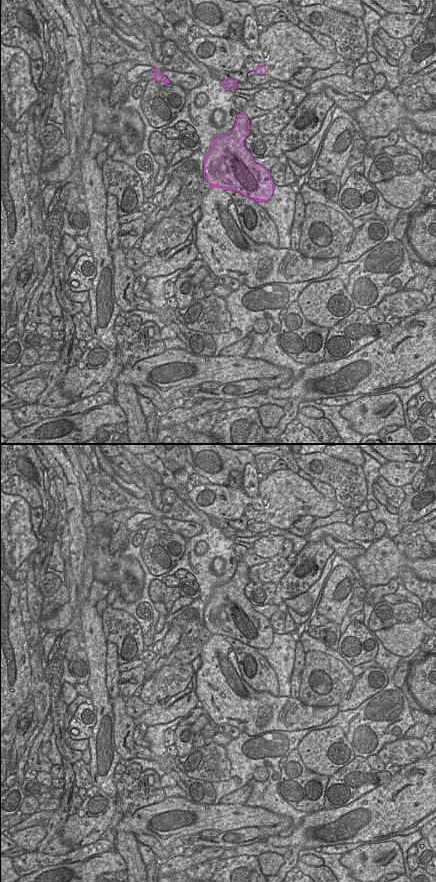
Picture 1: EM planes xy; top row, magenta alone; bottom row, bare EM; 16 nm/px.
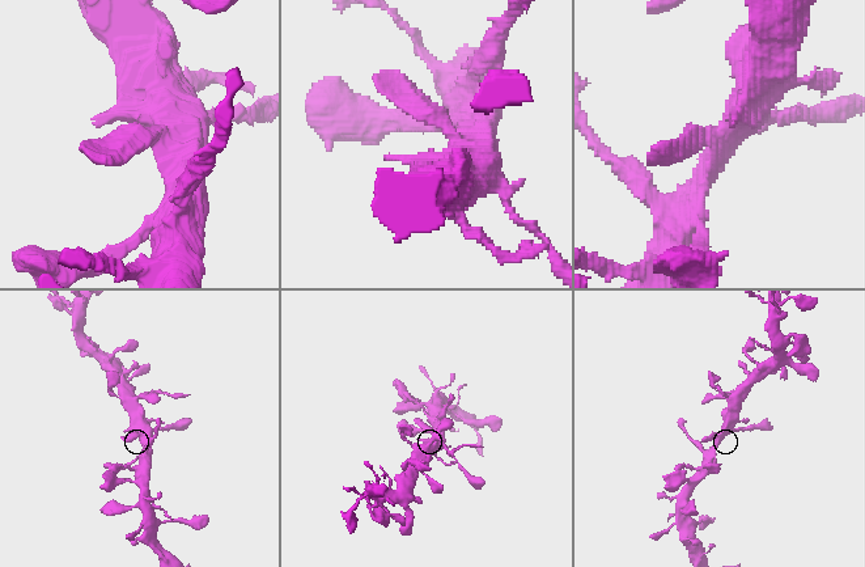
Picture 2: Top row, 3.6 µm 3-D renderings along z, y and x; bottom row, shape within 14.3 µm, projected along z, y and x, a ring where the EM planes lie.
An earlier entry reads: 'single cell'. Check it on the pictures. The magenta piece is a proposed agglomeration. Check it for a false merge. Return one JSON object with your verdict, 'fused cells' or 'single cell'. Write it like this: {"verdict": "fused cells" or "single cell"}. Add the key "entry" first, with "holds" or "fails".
{"entry": "fails", "verdict": "fused cells"}

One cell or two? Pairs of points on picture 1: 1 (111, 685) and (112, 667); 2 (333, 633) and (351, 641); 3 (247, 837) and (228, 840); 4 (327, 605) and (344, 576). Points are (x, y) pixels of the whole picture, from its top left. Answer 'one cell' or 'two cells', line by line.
1: one cell
2: two cells
3: one cell
4: one cell

